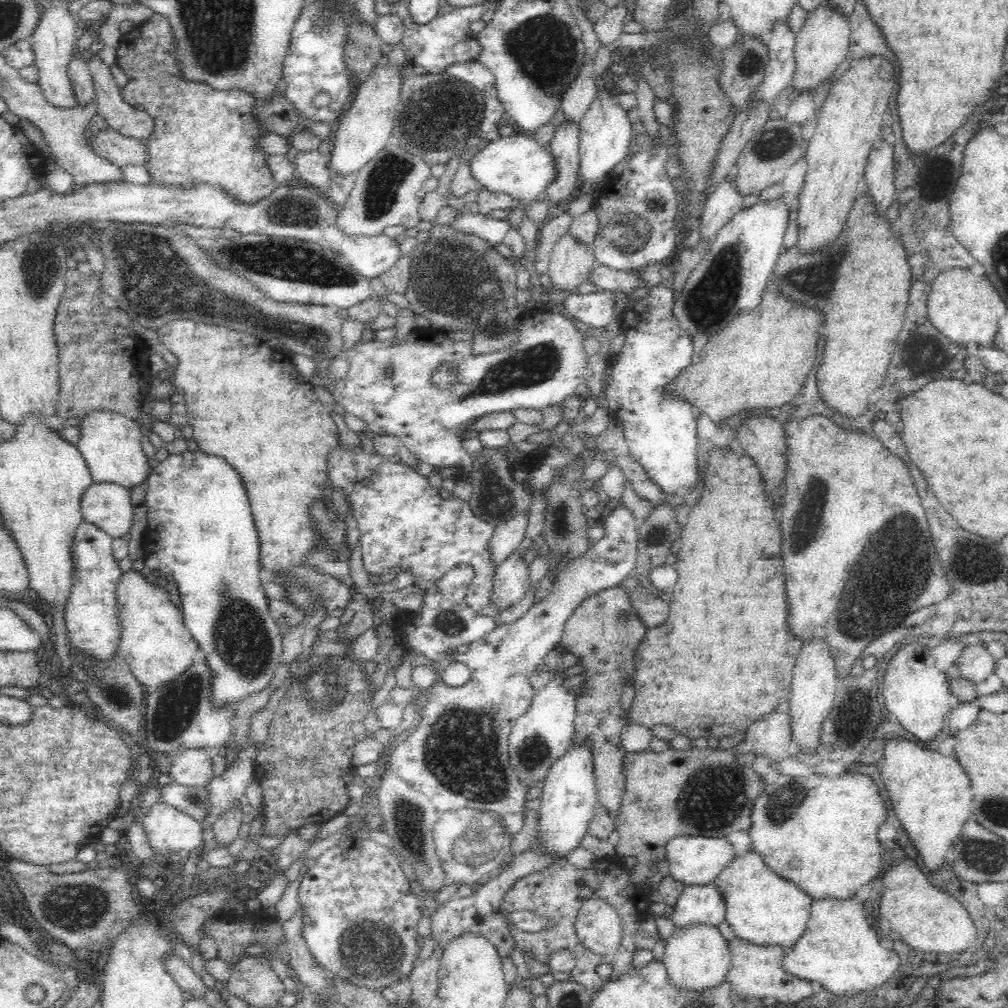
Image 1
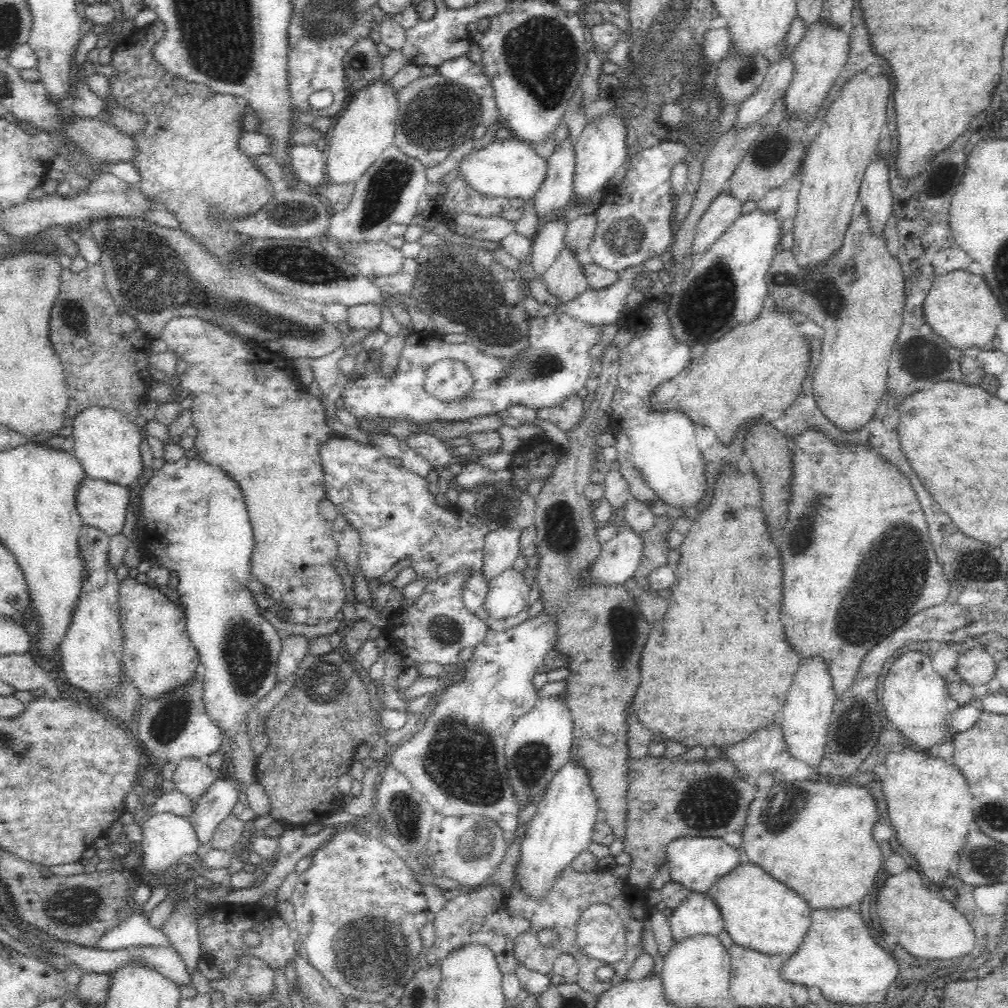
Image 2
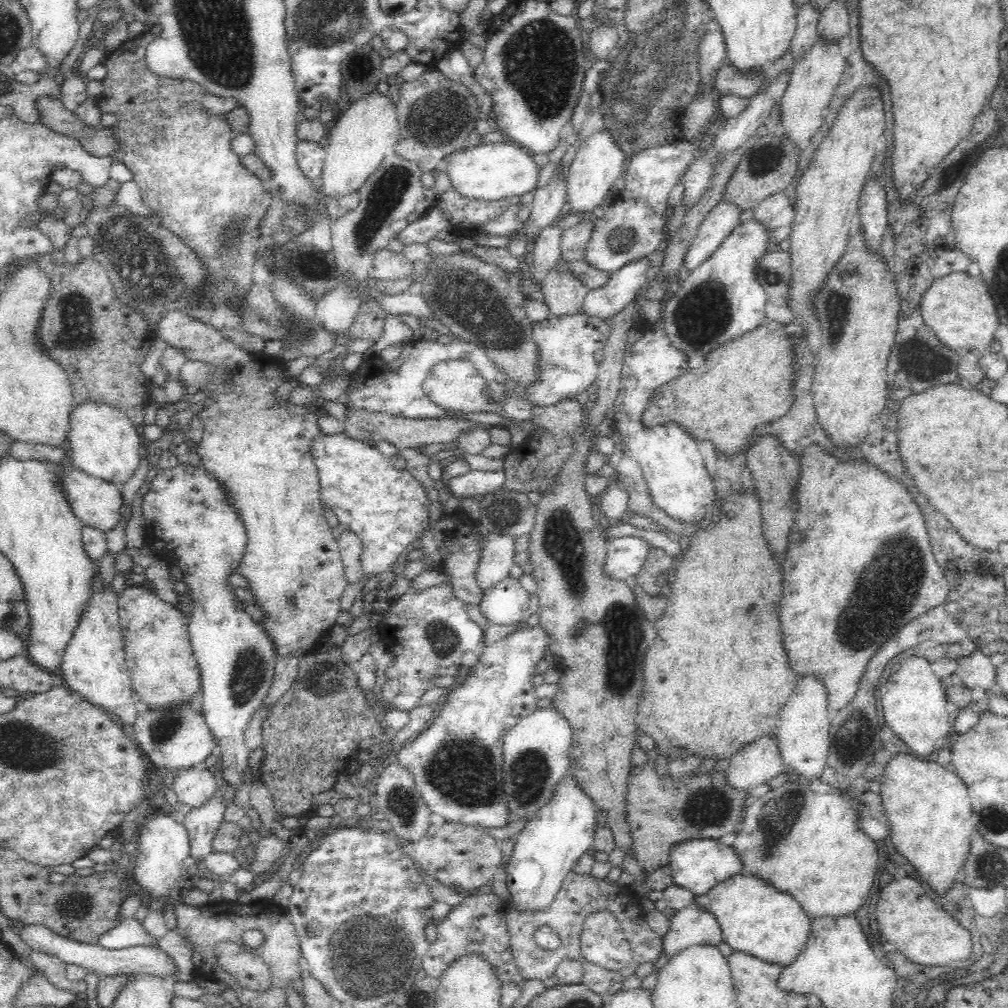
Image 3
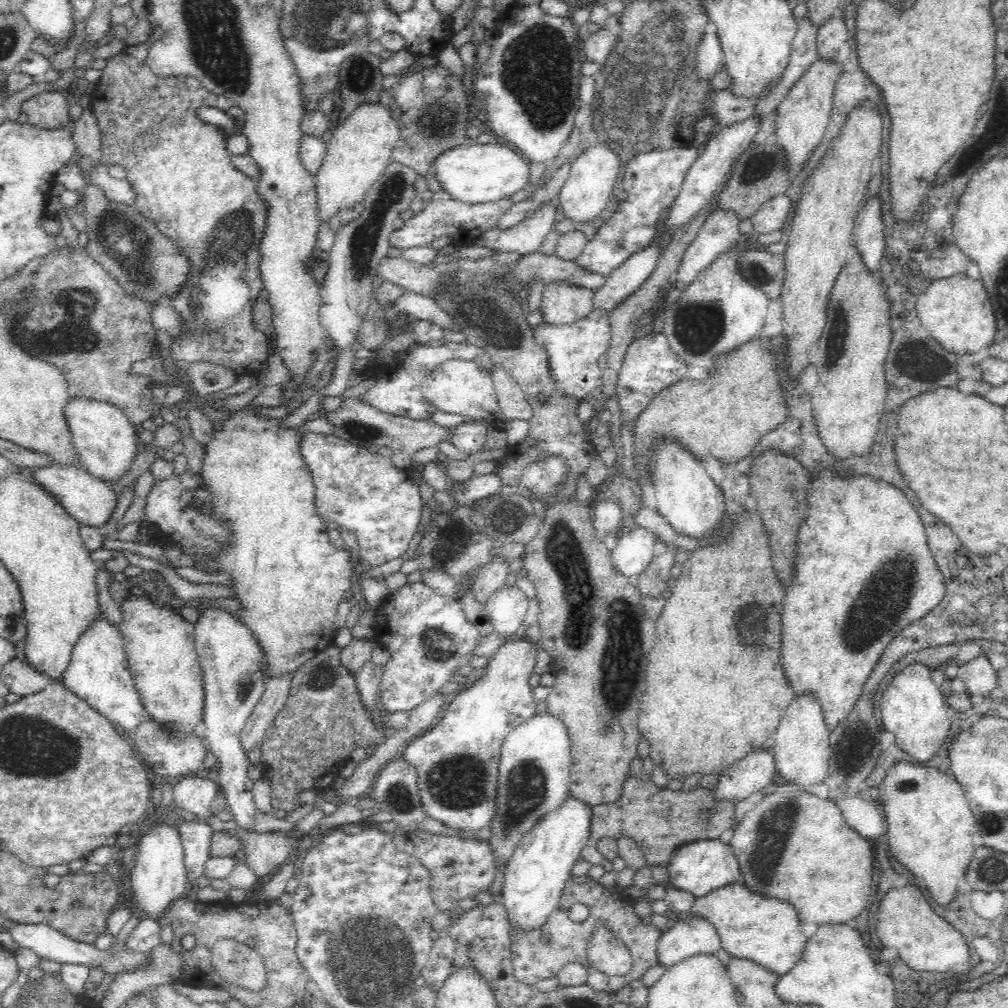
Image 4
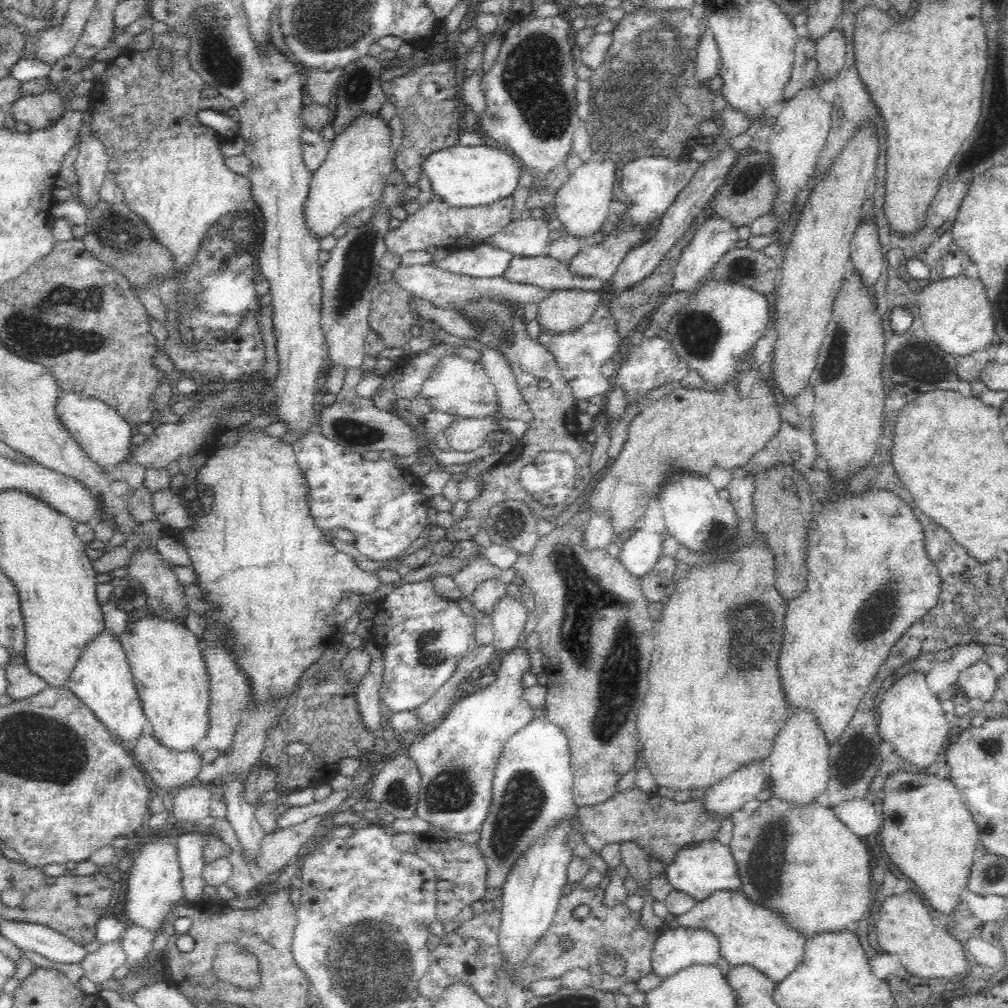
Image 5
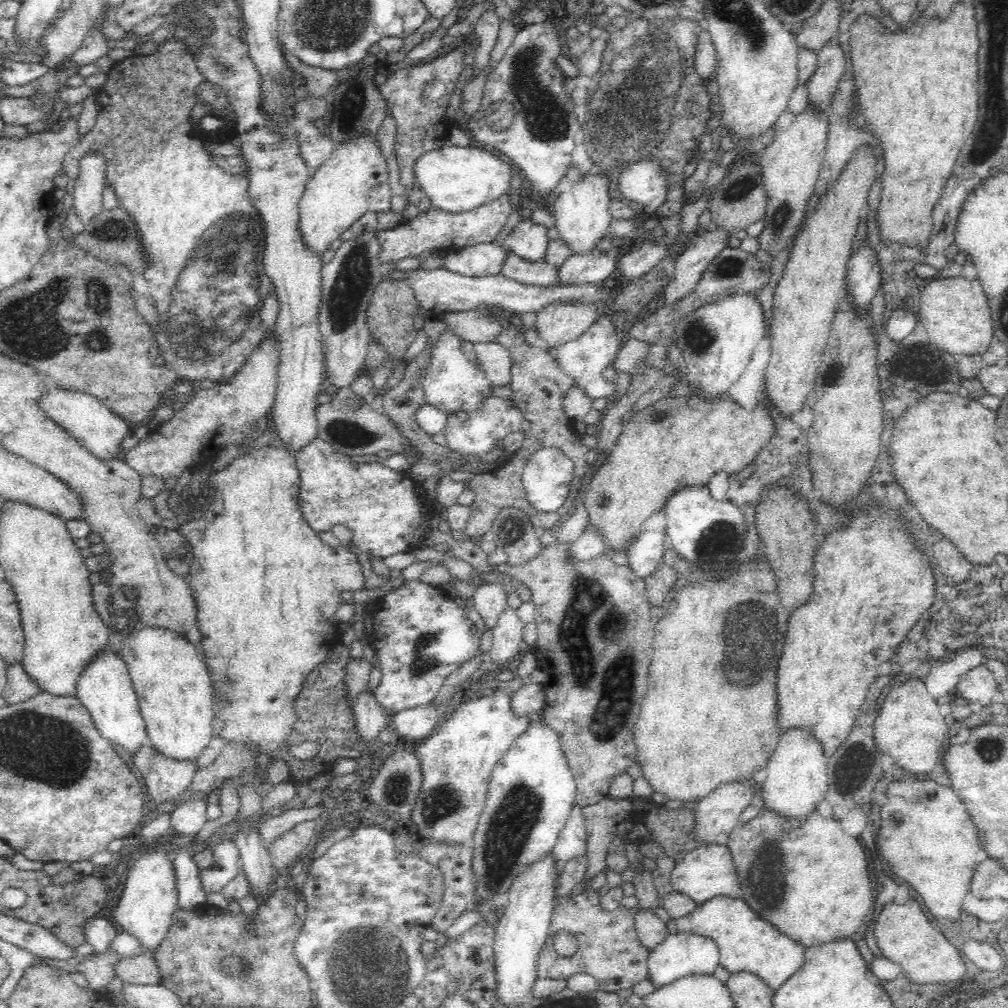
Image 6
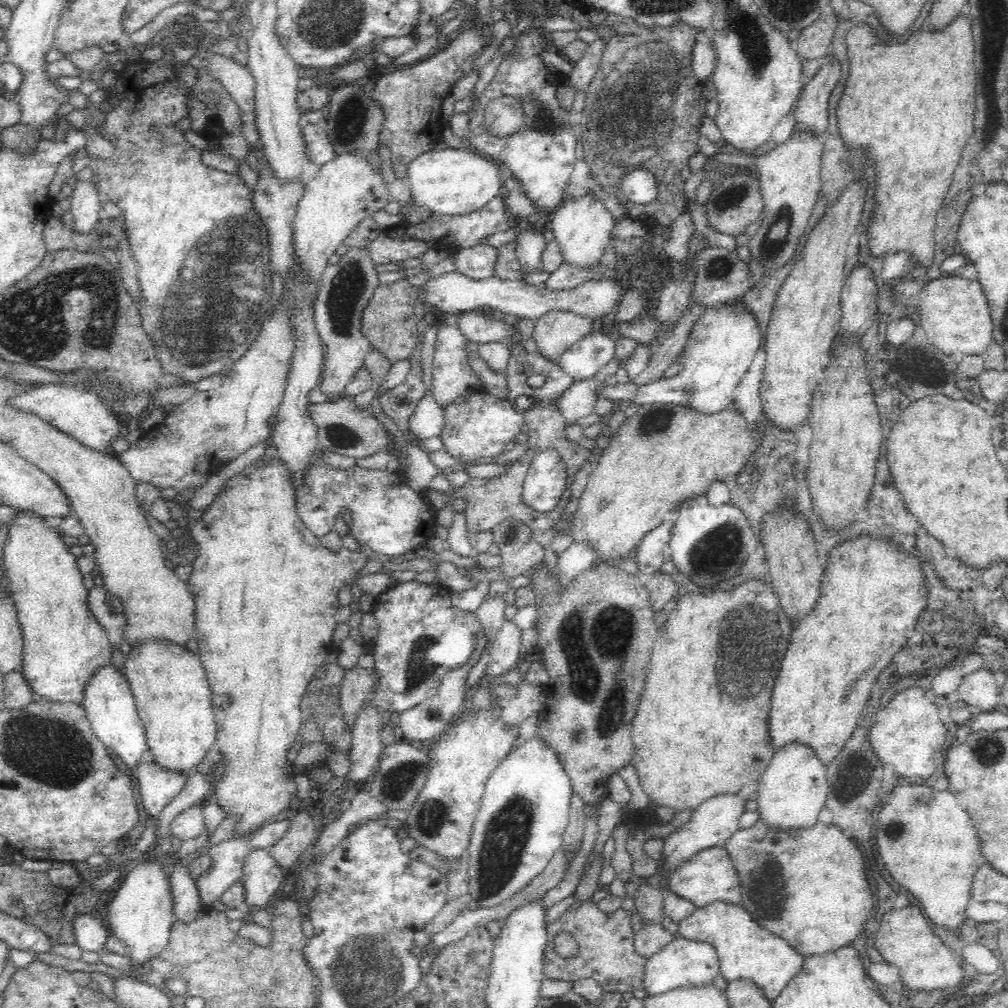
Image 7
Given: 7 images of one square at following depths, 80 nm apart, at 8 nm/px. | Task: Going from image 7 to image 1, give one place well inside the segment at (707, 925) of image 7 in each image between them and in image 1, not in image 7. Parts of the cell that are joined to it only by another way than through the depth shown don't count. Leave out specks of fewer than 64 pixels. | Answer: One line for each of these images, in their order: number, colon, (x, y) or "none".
1: (761, 906)
2: (759, 911)
3: (756, 917)
4: (764, 928)
5: (749, 932)
6: (746, 940)

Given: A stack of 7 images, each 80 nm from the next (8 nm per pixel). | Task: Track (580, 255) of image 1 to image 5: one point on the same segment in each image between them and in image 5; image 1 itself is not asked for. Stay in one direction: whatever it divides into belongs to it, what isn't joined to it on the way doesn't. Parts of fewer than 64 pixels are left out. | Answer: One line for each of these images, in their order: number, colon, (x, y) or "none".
2: (565, 277)
3: (563, 290)
4: (562, 301)
5: (565, 309)

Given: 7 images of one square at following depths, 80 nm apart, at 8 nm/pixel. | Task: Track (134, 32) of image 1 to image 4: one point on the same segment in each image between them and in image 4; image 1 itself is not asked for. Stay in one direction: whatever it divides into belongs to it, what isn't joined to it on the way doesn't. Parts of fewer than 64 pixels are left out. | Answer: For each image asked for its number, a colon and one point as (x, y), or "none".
2: (191, 159)
3: (177, 146)
4: (180, 166)

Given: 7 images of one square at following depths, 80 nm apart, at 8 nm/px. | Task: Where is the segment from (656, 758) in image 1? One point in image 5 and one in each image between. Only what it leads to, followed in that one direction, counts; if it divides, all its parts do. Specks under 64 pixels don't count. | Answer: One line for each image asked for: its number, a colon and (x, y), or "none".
2: (667, 798)
3: (661, 809)
4: (659, 819)
5: (661, 826)

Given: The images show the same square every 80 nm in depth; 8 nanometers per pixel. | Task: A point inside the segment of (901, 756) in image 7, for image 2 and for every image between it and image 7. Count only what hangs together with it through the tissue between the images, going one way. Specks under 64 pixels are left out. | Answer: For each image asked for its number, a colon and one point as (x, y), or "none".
2: (915, 695)
3: (914, 699)
4: (912, 706)
5: (911, 717)
6: (910, 728)

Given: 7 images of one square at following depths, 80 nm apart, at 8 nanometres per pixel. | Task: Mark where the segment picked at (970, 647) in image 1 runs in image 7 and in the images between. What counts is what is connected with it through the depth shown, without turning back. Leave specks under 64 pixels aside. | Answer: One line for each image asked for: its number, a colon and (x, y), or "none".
2: (975, 665)
3: (976, 670)
4: (980, 678)
5: (978, 680)
6: (978, 685)
7: (978, 689)

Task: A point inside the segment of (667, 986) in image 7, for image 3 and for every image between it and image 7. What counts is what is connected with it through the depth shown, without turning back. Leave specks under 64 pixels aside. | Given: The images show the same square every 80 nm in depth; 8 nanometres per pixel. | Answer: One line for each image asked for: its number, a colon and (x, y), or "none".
3: (694, 923)
4: (691, 933)
5: (676, 947)
6: (682, 952)

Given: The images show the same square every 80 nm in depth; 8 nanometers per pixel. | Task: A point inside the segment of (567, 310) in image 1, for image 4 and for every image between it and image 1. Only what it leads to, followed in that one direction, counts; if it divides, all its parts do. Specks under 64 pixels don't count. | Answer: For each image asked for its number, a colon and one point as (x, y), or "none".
2: (597, 307)
3: (604, 303)
4: (632, 273)

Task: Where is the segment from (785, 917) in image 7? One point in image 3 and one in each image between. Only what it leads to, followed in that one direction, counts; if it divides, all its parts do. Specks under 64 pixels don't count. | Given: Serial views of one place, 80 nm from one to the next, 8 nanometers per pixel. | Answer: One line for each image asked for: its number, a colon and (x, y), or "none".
3: (812, 845)
4: (793, 845)
5: (800, 858)
6: (811, 879)

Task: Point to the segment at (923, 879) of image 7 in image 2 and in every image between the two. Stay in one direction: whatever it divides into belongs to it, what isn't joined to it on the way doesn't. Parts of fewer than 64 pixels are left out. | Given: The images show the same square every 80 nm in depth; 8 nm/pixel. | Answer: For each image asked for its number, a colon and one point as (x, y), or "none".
2: (929, 804)
3: (929, 813)
4: (929, 826)
5: (928, 833)
6: (928, 839)

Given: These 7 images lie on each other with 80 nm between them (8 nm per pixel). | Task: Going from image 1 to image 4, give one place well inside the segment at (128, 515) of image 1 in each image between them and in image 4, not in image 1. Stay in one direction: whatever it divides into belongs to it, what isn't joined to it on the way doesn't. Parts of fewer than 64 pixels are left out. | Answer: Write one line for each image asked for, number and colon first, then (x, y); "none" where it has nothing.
2: (101, 504)
3: (98, 503)
4: (90, 500)

